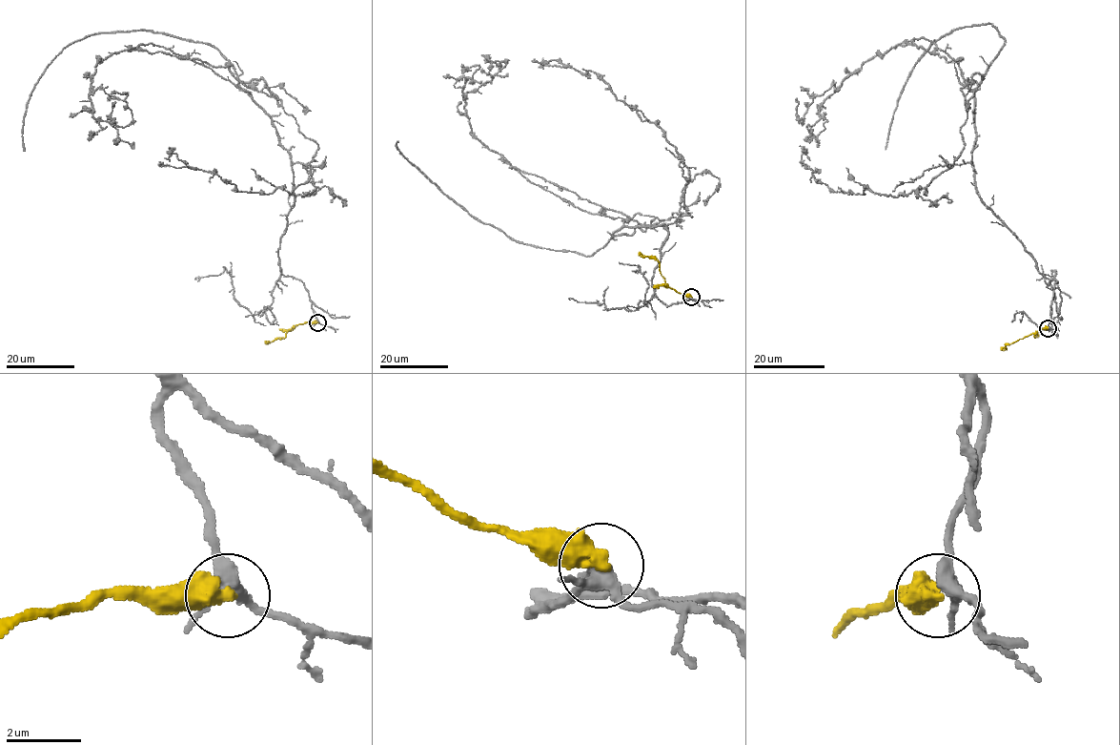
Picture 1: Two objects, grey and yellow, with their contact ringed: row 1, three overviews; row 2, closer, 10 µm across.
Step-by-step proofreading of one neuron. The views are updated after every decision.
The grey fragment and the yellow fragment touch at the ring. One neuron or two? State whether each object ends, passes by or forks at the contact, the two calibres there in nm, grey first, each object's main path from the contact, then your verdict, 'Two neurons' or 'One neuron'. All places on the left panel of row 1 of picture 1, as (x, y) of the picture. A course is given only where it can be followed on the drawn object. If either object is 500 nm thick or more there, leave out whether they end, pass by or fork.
At the ring grey forks. At the ring yellow ends. Thickness 320 nm (grey) against 480 nm. Course of grey: (317, 321), (305, 285), (281, 272), (291, 155), (213, 47), (142, 31), (69, 43), (30, 96), (25, 151). Course of yellow: (317, 322), (297, 324), (284, 338), (265, 341). Two neurons

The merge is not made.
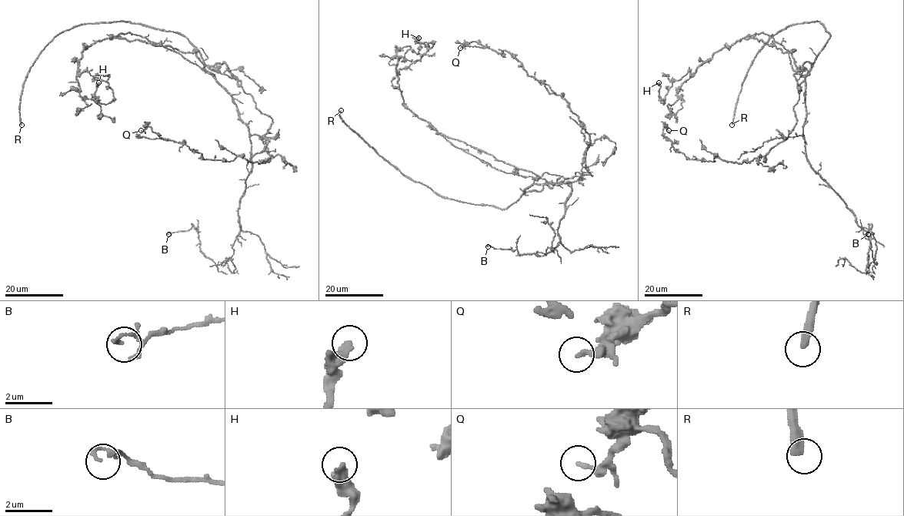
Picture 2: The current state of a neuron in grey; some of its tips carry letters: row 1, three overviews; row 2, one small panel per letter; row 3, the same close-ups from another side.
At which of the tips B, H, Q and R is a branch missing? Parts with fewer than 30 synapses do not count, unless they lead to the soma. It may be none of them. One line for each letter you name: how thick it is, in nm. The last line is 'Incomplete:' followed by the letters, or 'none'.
R: calibre 360 nm
Incomplete: R

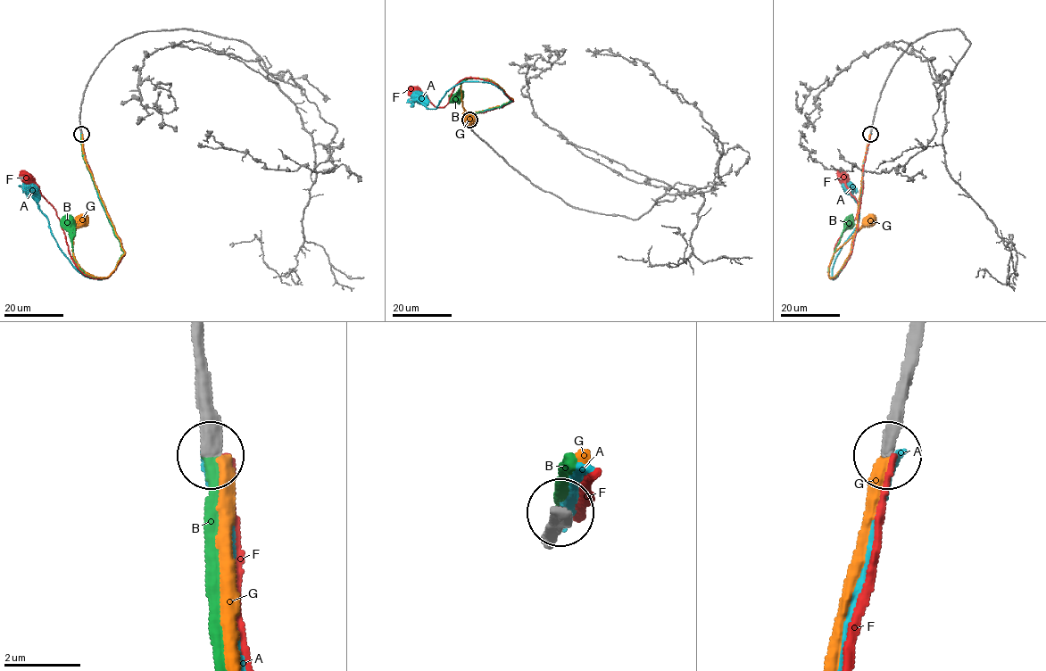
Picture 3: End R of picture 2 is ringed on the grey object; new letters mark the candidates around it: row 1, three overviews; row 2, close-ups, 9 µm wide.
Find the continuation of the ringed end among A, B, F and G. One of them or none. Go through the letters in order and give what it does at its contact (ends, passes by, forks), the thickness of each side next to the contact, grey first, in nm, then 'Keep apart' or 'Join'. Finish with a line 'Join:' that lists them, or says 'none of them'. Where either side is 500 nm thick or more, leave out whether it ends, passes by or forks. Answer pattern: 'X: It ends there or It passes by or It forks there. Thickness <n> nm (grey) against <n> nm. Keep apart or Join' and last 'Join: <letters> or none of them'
A: It ends there. Thickness 400 nm (grey) against 320 nm. Keep apart
B: It ends there. Thickness 400 nm (grey) against 300 nm. Join
F: It ends there. Thickness 400 nm (grey) against 240 nm. Keep apart
G: It ends there. Thickness 380 nm (grey) against 260 nm. Keep apart
Join: B

